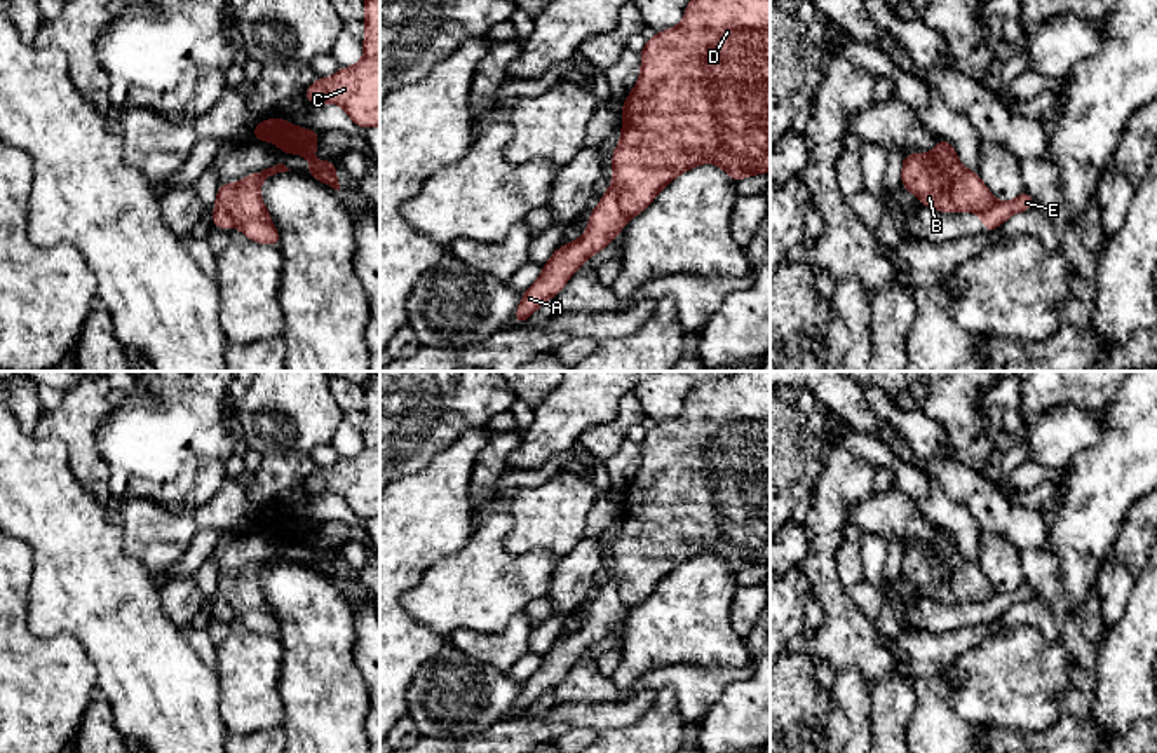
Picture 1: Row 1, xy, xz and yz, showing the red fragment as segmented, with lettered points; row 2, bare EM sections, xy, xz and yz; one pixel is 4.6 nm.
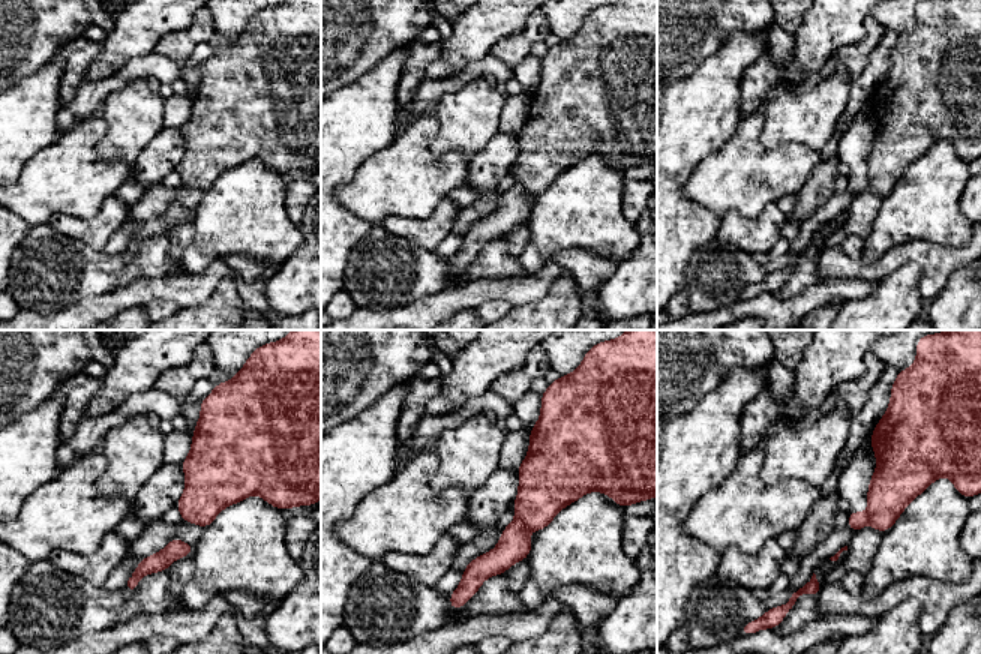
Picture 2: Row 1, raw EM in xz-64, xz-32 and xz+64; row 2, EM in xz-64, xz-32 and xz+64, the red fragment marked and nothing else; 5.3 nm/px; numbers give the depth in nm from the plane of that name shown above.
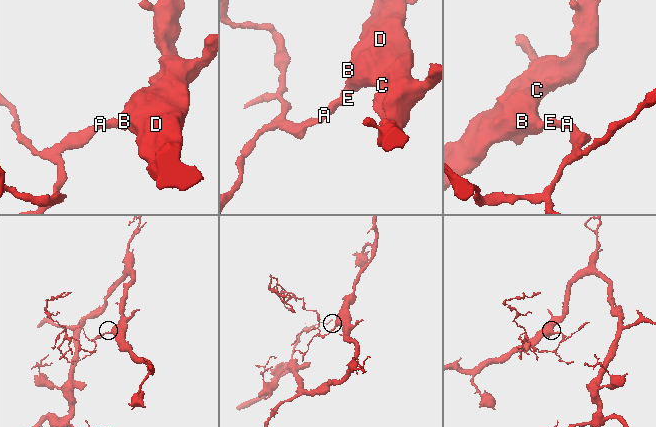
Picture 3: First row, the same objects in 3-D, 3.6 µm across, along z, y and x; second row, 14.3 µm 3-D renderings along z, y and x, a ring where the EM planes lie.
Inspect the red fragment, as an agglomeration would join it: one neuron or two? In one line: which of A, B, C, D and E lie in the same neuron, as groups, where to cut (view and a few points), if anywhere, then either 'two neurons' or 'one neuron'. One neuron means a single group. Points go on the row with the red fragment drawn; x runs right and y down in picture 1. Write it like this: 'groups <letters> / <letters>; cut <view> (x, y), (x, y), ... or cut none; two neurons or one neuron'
groups A E / B C D; cut xz (608, 190), (615, 196), (621, 211), (628, 218); two neurons

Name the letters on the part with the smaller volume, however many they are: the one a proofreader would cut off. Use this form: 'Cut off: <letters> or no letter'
Cut off: A, E

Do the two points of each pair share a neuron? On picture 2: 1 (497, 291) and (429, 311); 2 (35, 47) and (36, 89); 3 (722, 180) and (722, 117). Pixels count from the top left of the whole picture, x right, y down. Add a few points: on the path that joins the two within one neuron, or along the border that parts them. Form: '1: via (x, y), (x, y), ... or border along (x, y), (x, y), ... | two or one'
1: via (480, 291), (446, 303) | one
2: border along (53, 56), (15, 86) | two
3: border along (741, 116), (734, 134), (695, 168) | two

